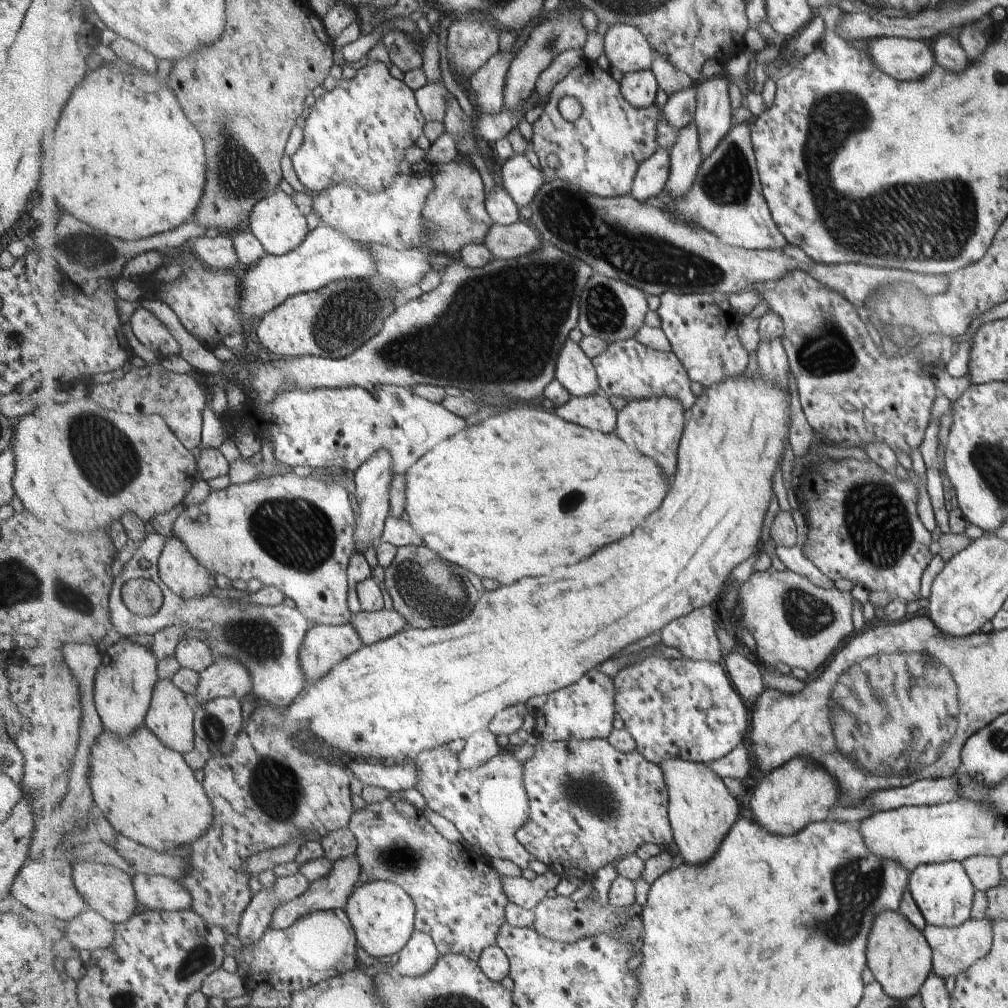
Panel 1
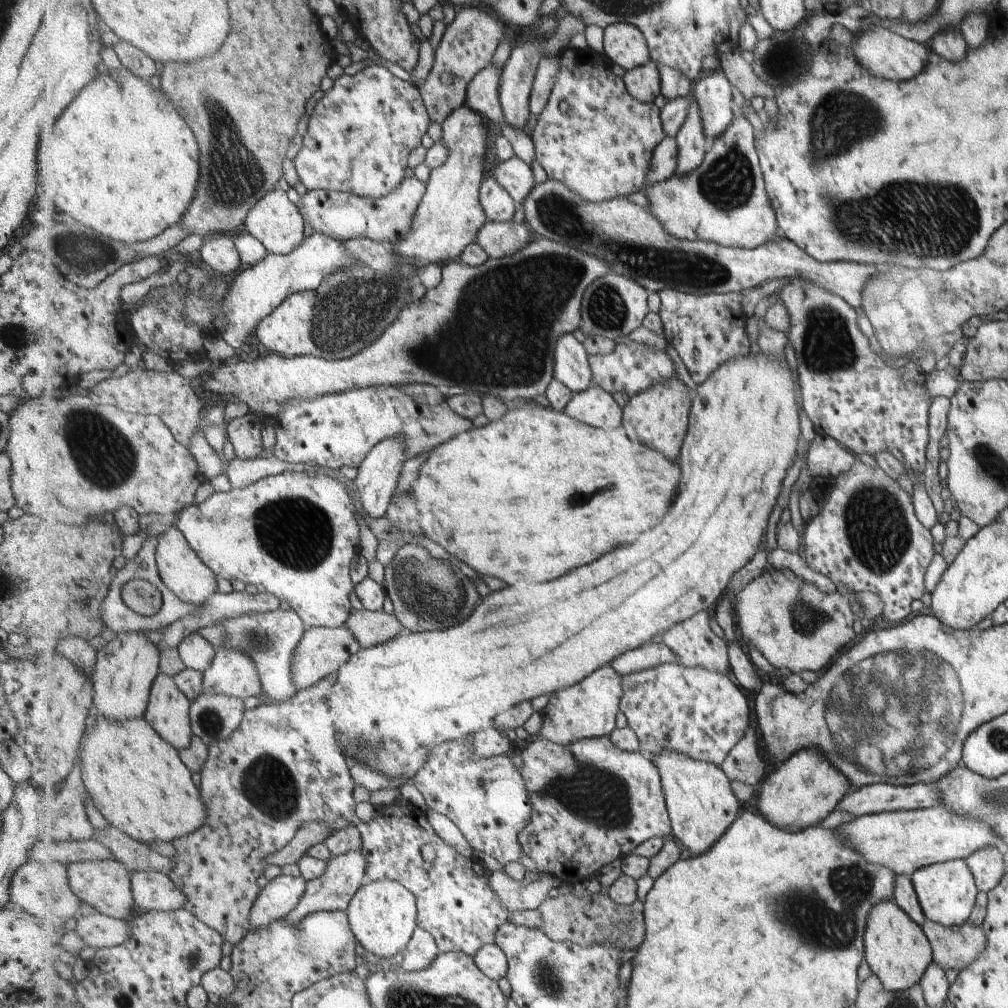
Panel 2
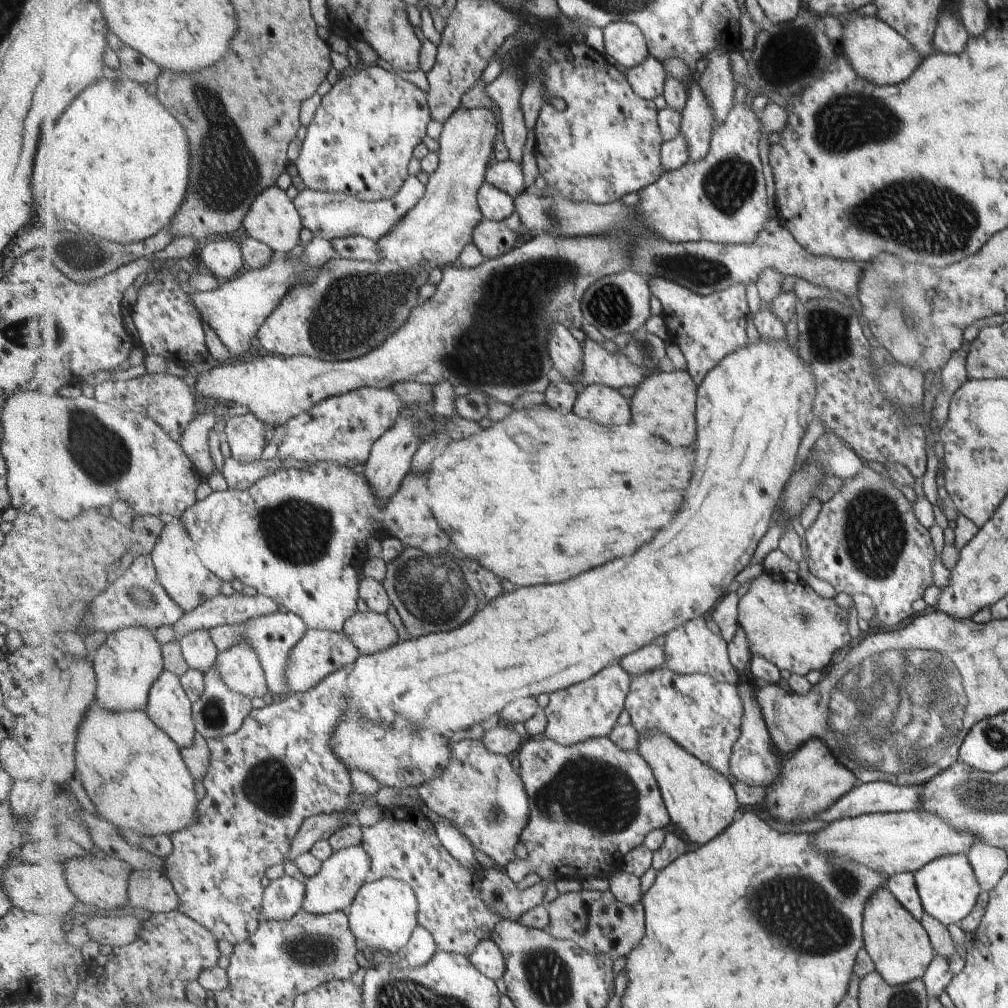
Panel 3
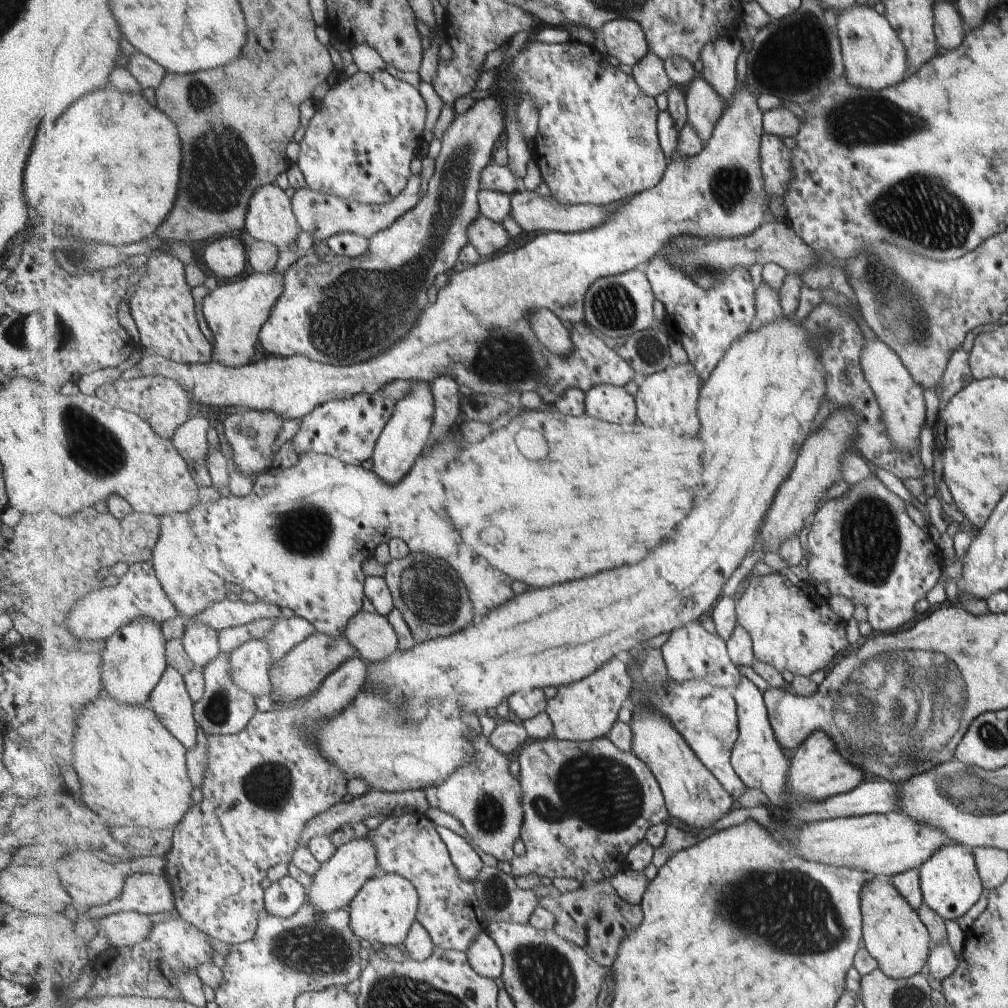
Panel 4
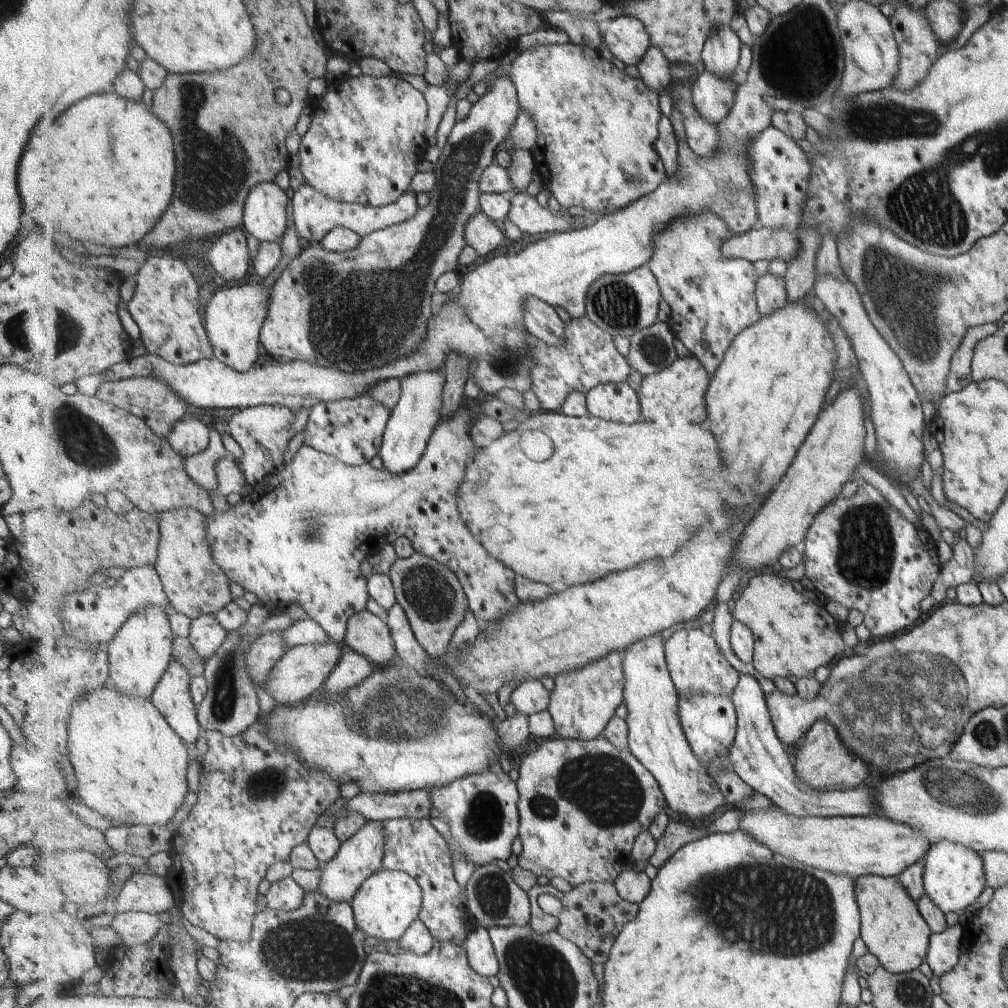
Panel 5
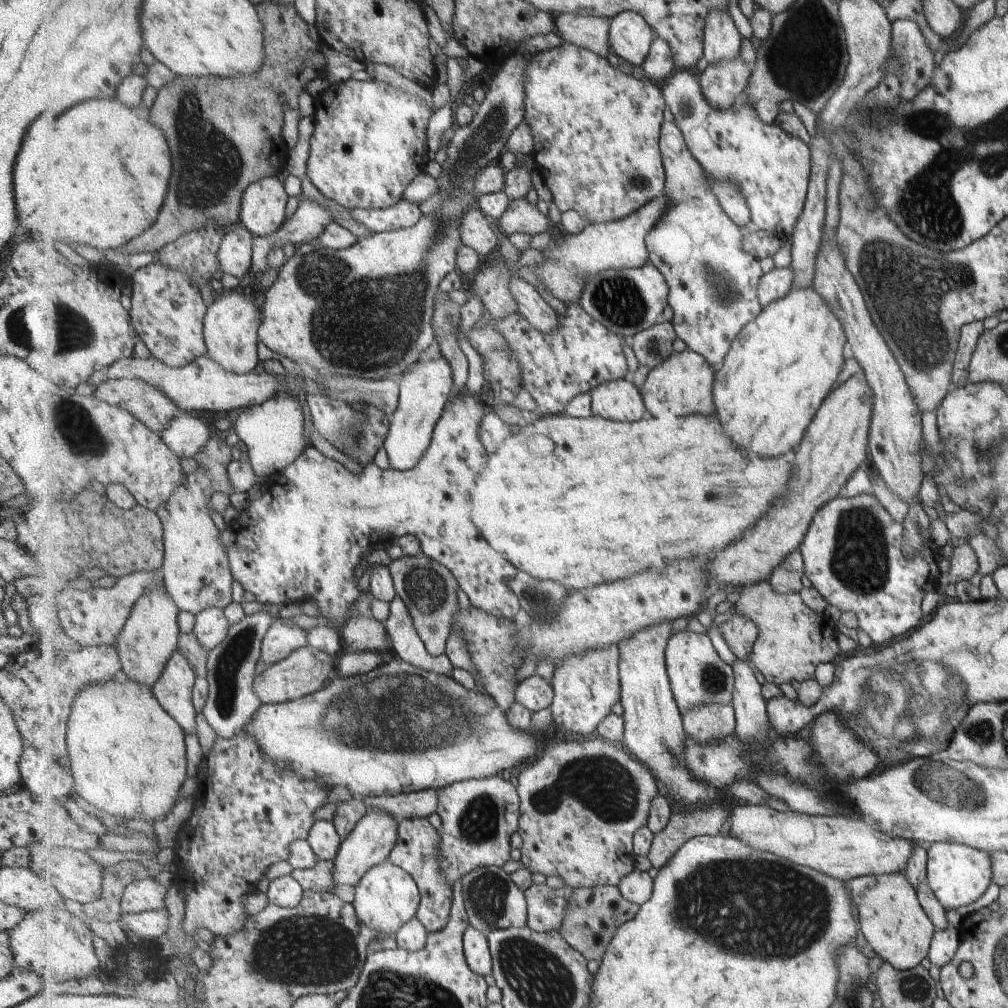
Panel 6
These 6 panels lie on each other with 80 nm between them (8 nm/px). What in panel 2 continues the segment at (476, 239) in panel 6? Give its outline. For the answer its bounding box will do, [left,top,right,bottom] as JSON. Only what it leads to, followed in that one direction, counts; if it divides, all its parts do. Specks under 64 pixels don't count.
[477,221,532,259]

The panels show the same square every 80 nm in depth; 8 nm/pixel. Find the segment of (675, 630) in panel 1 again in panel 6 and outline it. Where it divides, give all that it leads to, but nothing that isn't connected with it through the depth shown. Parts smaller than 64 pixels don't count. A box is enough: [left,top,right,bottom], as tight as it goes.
[666,630,736,715]

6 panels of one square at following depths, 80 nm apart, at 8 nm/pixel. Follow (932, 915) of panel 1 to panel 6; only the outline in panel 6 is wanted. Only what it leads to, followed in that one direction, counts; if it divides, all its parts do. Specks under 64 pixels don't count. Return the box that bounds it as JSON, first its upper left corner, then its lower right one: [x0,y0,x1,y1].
[926,842,991,909]

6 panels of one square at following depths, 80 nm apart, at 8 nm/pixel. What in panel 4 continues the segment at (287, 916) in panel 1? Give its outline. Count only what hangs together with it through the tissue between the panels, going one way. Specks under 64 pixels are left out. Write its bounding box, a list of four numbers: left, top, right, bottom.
[308,838,379,912]

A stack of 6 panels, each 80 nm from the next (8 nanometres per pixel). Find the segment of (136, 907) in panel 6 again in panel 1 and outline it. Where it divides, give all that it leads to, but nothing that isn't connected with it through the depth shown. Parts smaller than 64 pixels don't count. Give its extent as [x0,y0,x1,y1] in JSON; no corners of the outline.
[134,873,191,911]

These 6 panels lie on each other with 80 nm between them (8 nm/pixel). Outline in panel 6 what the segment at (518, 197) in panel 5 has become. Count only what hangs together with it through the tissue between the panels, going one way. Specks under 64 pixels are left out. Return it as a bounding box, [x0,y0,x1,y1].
[497,199,549,235]

